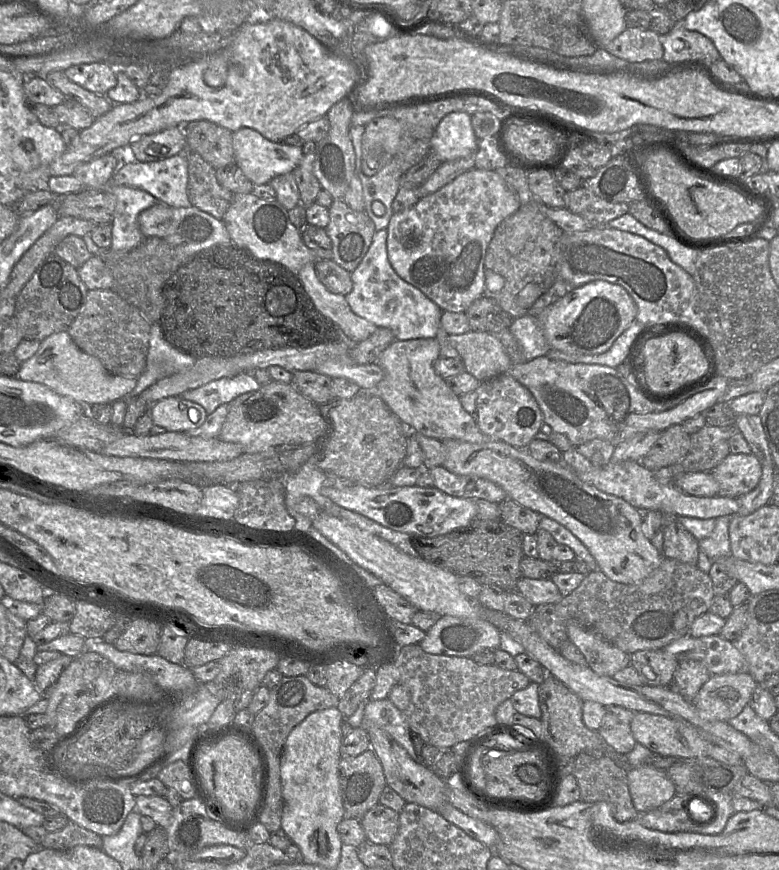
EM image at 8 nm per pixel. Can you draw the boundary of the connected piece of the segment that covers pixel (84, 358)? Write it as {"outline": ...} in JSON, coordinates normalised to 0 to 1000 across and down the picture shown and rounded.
{"outline":[[[87,382],[69,383],[53,392],[47,405],[27,418],[21,434],[55,441],[105,466],[144,464],[160,457],[176,441],[176,434],[140,429],[126,411],[105,403]]]}

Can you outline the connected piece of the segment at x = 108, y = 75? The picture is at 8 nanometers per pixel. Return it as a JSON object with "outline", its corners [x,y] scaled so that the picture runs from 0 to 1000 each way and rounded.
{"outline":[[[113,72],[95,75],[82,85],[108,102],[127,109],[135,109],[150,97],[149,79],[137,72]]]}

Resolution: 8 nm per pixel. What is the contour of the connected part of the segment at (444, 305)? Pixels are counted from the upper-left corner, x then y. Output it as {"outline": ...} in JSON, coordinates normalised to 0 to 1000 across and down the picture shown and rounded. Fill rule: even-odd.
{"outline":[[[607,193],[562,220],[540,226],[528,239],[504,245],[497,264],[498,299],[522,325],[537,331],[567,357],[596,359],[623,332],[621,303],[638,260],[669,238],[668,225],[633,195]]]}

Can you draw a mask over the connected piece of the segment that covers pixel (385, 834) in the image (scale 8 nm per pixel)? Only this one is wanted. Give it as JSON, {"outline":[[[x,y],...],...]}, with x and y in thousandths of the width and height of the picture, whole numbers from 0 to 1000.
{"outline":[[[488,923],[472,931],[462,941],[470,966],[499,972],[512,952],[513,934]]]}

